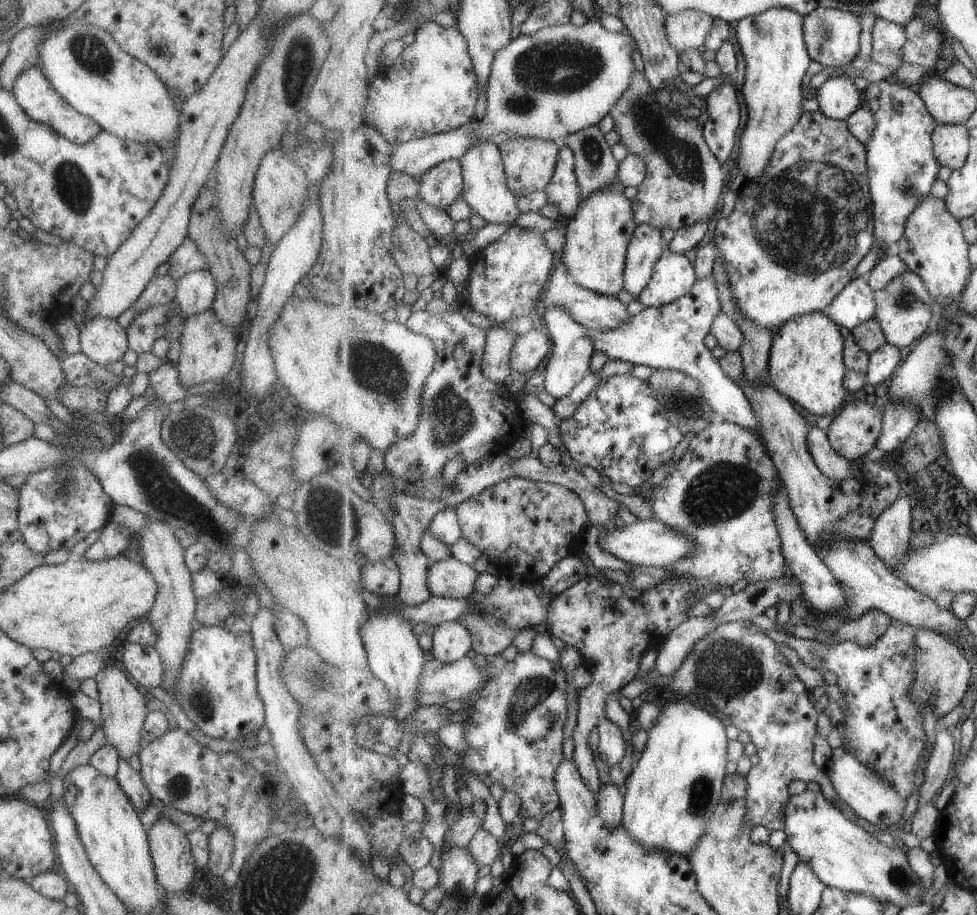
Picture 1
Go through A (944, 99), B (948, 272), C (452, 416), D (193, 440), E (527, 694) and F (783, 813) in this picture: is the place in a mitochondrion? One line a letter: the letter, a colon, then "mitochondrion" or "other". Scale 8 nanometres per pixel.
A: other
B: other
C: mitochondrion
D: mitochondrion
E: mitochondrion
F: other

